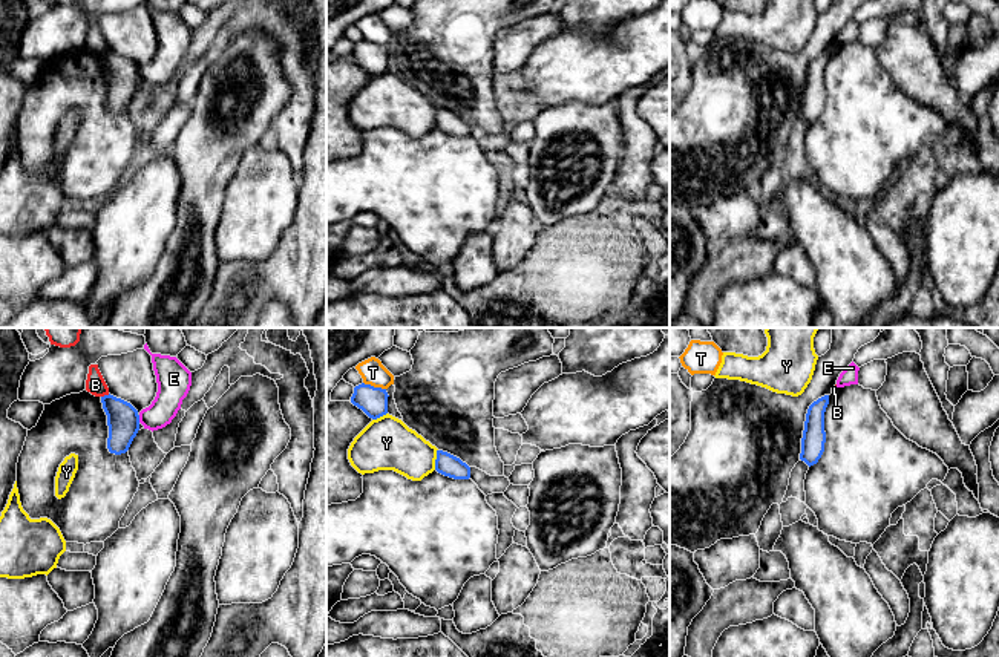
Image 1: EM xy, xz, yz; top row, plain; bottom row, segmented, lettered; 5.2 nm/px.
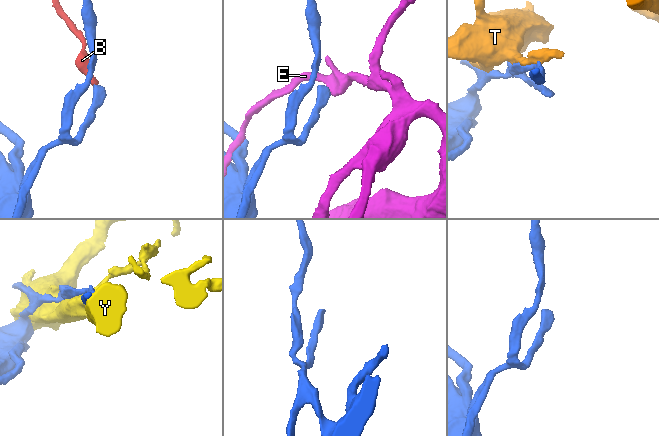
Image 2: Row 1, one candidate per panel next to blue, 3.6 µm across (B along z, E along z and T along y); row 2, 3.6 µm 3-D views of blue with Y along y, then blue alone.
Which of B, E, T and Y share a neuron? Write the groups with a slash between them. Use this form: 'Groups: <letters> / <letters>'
Groups: B / E / T / Y

